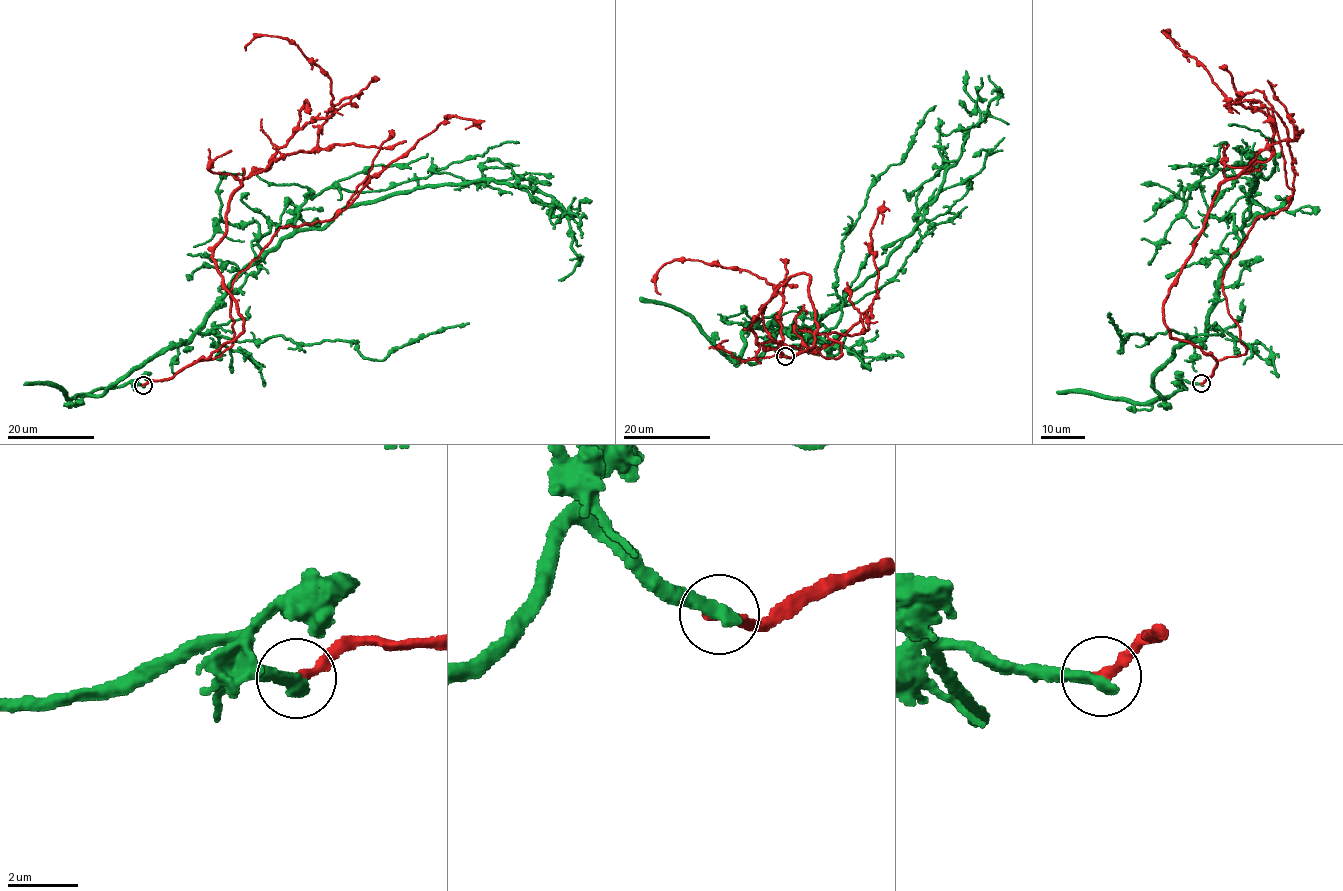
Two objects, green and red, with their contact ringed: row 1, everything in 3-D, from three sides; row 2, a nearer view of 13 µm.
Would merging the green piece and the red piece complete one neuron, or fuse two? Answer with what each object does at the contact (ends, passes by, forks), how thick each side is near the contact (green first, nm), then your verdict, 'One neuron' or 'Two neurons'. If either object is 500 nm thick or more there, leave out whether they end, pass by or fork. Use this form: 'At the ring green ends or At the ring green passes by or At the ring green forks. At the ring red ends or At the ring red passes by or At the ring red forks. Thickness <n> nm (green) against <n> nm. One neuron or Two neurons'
At the ring green ends. At the ring red ends. Thickness 400 nm (green) against 280 nm. Two neurons

